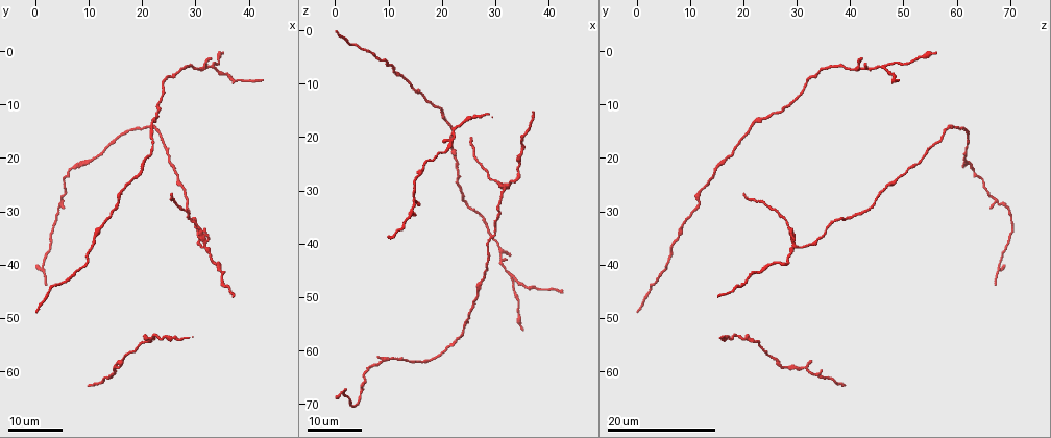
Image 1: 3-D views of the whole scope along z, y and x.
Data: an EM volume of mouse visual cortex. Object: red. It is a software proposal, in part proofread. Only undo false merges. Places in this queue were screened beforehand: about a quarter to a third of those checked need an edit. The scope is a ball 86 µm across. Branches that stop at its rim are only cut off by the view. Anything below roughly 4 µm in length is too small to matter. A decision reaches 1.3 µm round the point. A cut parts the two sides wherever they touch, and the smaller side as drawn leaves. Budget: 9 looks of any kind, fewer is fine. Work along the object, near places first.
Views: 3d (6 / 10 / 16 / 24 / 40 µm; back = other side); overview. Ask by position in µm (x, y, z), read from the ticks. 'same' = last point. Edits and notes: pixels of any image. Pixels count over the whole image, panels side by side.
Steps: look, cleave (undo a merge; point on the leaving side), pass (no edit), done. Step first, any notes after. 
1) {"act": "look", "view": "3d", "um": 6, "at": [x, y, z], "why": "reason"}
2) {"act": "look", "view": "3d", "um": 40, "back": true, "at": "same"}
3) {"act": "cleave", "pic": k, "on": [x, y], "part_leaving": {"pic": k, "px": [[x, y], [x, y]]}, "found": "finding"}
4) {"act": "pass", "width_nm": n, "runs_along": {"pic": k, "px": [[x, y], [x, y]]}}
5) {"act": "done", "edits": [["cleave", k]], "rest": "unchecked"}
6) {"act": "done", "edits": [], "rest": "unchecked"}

{"act": "look", "view": "3d", "um": 16, "at": [21.5, 19.5, 17.5]}

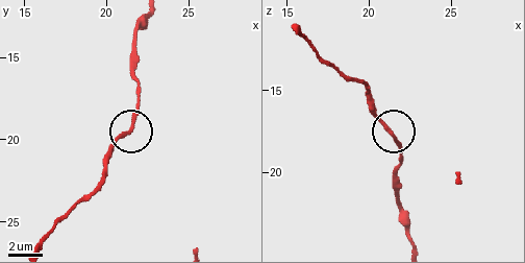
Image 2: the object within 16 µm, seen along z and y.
{"act": "look", "view": "3d", "um": 10, "at": [21.3, 19.7, 17.4]}

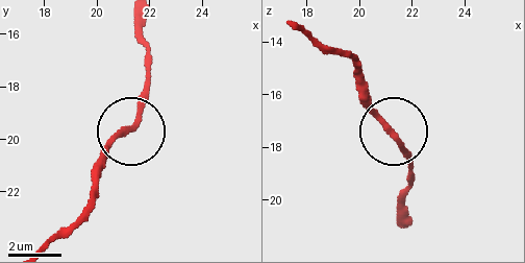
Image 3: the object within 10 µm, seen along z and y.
{"act": "pass", "width_nm": 210, "found": "continuous, no second cell"}

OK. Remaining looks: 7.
{"act": "look", "view": "3d", "um": 16, "at": [33.0, 3.0, 46.0], "why": "three arms meet"}

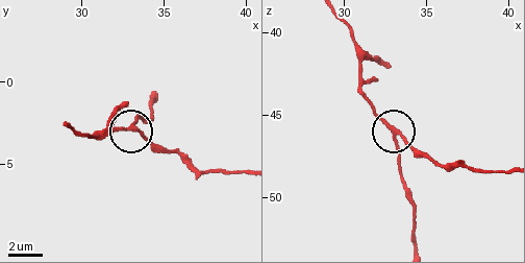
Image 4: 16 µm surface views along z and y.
{"act": "look", "view": "3d", "um": 10, "at": [33.3, 3.0, 46.2], "why": "closer look"}

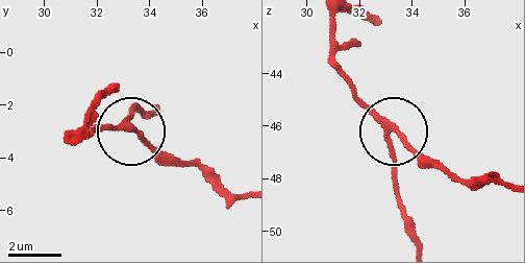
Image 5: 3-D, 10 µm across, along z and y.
{"act": "pass", "arms": 3, "runs_along": {"pic": 5, "px": [[66, 140], [117, 126], [144, 135], [175, 164]]}, "found": "all the same cell"}

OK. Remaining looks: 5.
{"act": "look", "view": "3d", "um": 24, "at": [31.5, 3.0, 42.5], "why": "three arms meet"}

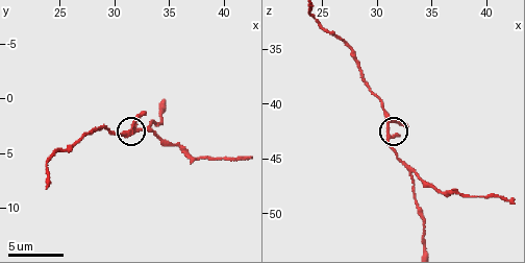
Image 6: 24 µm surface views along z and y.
{"act": "look", "view": "3d", "um": 6, "at": "same", "why": "closer look"}

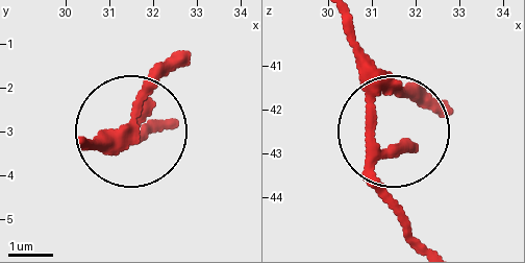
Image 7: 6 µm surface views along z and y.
{"act": "pass", "width_nm": 200, "runs_along": {"pic": 7, "px": [[344, 24], [385, 151], [374, 182], [404, 234]]}, "found": "all the same cell"}

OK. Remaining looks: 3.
{"act": "look", "view": "3d", "um": 24, "at": [32.0, 36.5, 29.0], "why": "branch point"}

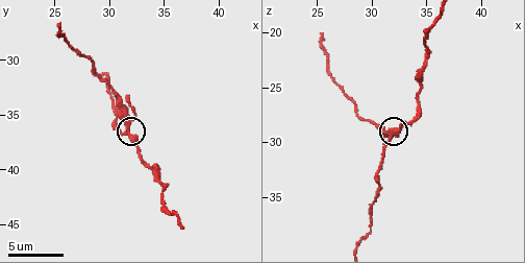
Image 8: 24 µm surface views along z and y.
{"act": "look", "view": "3d", "um": 10, "at": [32.0, 36.6, 29.2], "why": "closer look"}

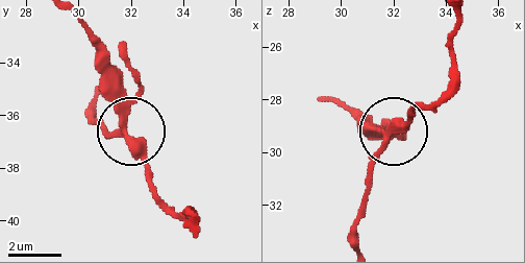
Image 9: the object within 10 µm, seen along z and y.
{"act": "pass", "width_nm": 290, "runs_along": {"pic": 9, "px": [[357, 242], [377, 147], [425, 108]]}, "found": "all the same cell"}

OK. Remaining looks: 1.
{"act": "done", "edits": [], "rest": "unchecked"}

